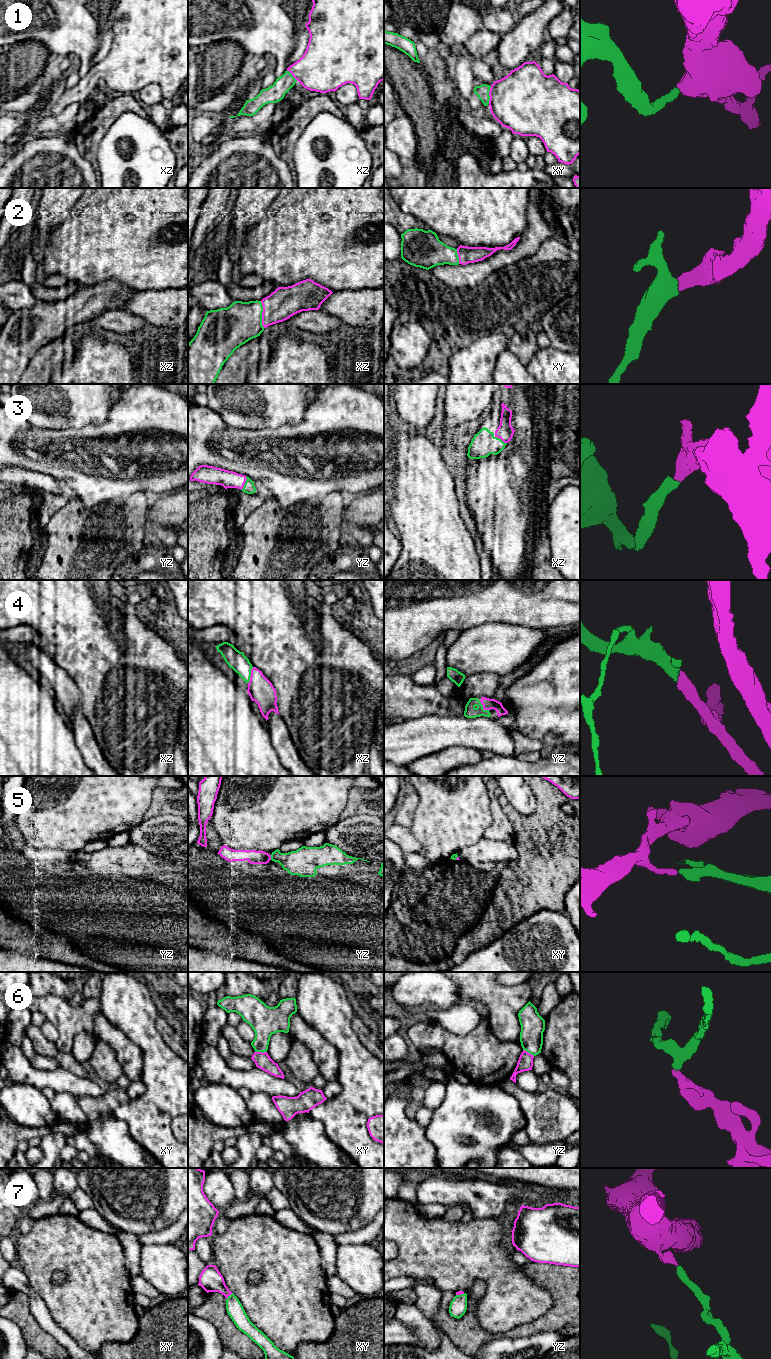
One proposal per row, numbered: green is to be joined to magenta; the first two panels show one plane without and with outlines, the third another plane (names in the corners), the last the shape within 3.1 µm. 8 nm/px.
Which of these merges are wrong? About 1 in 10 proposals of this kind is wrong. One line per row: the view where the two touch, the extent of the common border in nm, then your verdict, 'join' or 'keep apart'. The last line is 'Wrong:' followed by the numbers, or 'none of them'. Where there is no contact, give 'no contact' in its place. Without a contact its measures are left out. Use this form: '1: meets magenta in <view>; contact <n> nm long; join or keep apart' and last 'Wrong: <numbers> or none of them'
1: meets magenta in xy; contact 150 nm long; join
2: meets magenta in xz; contact 220 nm long; join
3: meets magenta in yz; contact 120 nm long; join
4: meets magenta in xz; contact 130 nm long; join
5: meets magenta in yz; contact 40 nm long; keep apart
6: meets magenta in xy; contact 100 nm long; keep apart
7: meets magenta in xy; contact 80 nm long; join
Wrong: 5, 6

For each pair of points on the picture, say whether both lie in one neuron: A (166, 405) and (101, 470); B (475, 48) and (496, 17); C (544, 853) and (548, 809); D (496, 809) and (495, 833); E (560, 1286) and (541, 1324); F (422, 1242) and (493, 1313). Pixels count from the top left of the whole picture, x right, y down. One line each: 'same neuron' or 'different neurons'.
A: same neuron
B: different neurons
C: same neuron
D: same neuron
E: same neuron
F: same neuron

